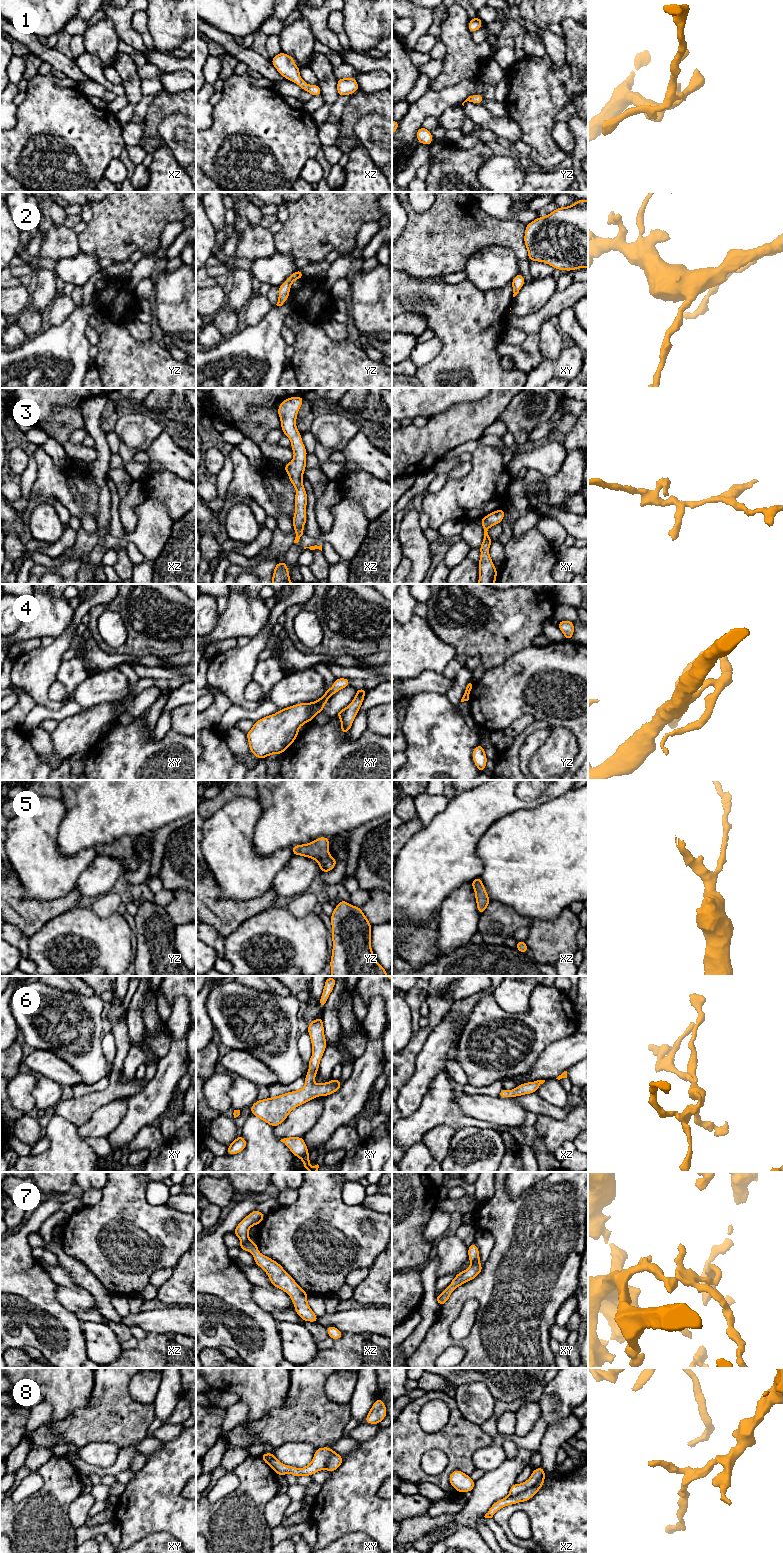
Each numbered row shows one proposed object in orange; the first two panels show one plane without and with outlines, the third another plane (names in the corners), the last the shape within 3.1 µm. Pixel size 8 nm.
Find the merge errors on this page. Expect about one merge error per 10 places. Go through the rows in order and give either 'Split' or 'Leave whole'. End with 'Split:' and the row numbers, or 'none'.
1: Leave whole
2: Leave whole
3: Leave whole
4: Split
5: Leave whole
6: Leave whole
7: Leave whole
8: Split
Split: 4, 8

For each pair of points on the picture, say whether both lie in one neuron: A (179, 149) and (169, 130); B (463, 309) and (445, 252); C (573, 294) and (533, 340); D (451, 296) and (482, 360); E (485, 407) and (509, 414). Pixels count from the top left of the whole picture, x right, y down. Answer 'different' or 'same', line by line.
A: same
B: different
C: different
D: same
E: different

